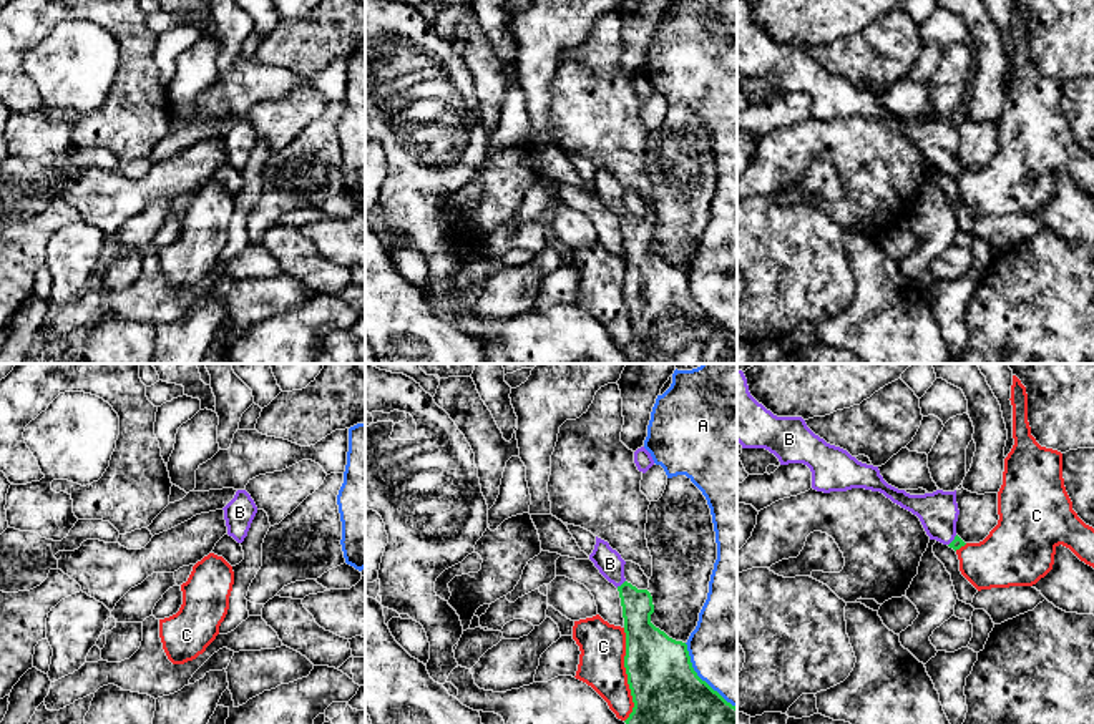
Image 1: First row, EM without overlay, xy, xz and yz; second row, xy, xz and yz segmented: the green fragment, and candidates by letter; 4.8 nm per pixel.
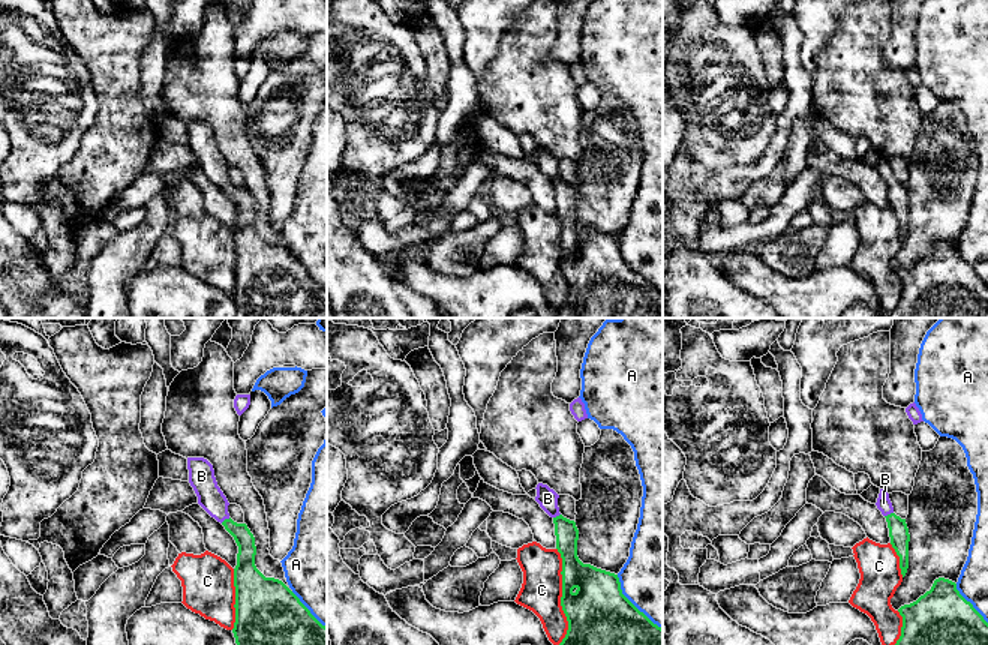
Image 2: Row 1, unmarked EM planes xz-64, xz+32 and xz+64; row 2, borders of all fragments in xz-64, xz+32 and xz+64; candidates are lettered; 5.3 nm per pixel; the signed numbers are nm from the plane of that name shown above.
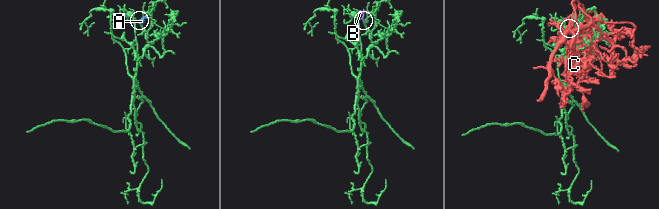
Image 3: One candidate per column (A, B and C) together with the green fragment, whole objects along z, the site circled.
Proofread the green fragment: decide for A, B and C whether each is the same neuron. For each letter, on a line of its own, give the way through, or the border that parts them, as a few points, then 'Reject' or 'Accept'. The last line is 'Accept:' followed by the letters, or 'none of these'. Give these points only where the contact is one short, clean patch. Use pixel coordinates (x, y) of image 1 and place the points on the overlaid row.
A: Reject
B: Path across: xz (638, 606), (621, 585), (610, 563). Accept
C: Reject
Accept: B

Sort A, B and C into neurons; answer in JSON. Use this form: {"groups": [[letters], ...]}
{"groups": [["A"], ["B"], ["C"]]}

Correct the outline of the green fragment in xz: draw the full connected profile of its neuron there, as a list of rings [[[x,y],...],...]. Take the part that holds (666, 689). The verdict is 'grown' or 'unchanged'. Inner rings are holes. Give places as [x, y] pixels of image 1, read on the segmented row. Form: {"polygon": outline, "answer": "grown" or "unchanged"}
{"polygon": [[[596,536],[589,560],[599,573],[613,583],[621,598],[626,656],[624,668],[632,696],[632,712],[626,724],[737,724],[737,707],[727,702],[717,691],[702,681],[692,668],[687,644],[669,638],[651,623],[654,613],[652,596],[647,589],[637,589],[624,578],[626,561]]], "answer": "grown"}

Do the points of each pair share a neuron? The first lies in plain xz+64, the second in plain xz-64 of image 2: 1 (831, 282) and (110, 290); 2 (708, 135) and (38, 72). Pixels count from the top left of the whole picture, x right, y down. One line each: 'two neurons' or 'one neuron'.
1: two neurons
2: one neuron

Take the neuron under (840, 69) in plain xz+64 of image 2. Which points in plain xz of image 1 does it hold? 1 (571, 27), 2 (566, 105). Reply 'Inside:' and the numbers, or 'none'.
Inside: 2

